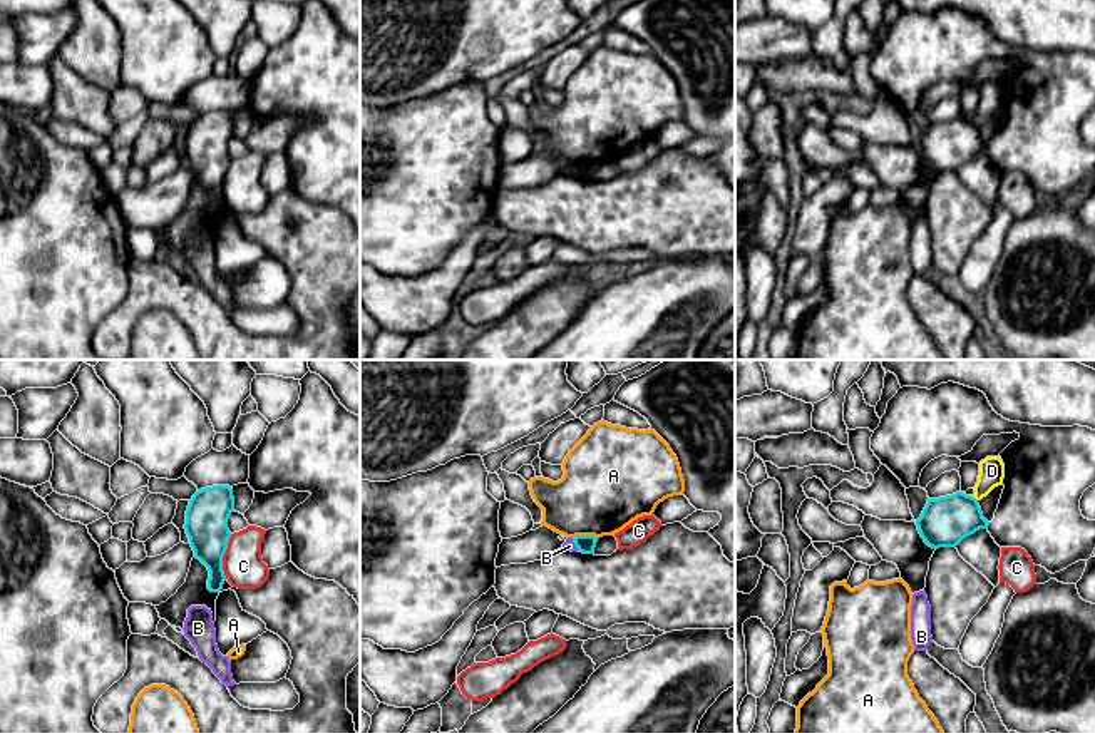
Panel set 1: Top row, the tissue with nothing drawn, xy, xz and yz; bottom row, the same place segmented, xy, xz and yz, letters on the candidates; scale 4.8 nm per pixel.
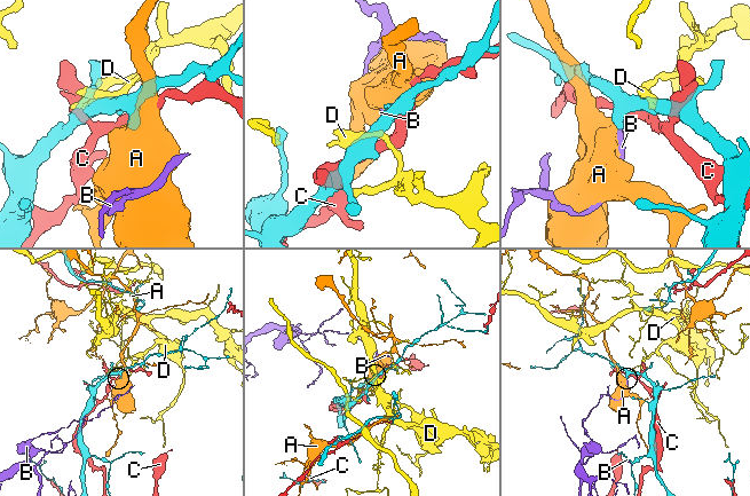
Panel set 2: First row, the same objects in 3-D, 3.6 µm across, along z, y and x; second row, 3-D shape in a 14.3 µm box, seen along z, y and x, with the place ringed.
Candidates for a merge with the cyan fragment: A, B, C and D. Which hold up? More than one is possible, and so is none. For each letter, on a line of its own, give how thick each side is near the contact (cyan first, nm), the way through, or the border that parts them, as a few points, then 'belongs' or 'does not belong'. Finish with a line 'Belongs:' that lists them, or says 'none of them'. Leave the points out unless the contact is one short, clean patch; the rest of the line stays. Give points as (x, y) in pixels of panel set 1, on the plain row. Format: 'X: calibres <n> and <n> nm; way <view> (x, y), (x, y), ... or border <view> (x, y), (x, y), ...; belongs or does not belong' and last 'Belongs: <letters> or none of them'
A: calibres 90 and 420 nm; border xz (598, 161), (573, 163); does not belong
B: calibres 90 and 50 nm; border xz (571, 163), (578, 174); does not belong
C: calibres 200 and 200 nm; does not belong
D: calibres 240 and 130 nm; does not belong
Belongs: none of them

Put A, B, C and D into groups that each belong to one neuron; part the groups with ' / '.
A / B / C / D

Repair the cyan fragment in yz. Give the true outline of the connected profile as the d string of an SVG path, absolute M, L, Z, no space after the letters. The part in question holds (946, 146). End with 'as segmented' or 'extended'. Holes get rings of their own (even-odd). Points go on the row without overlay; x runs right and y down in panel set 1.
M963 117L928 124L928 129L916 146L924 167L933 172L956 172L964 162L991 147L983 142L978 126Z | as segmented

